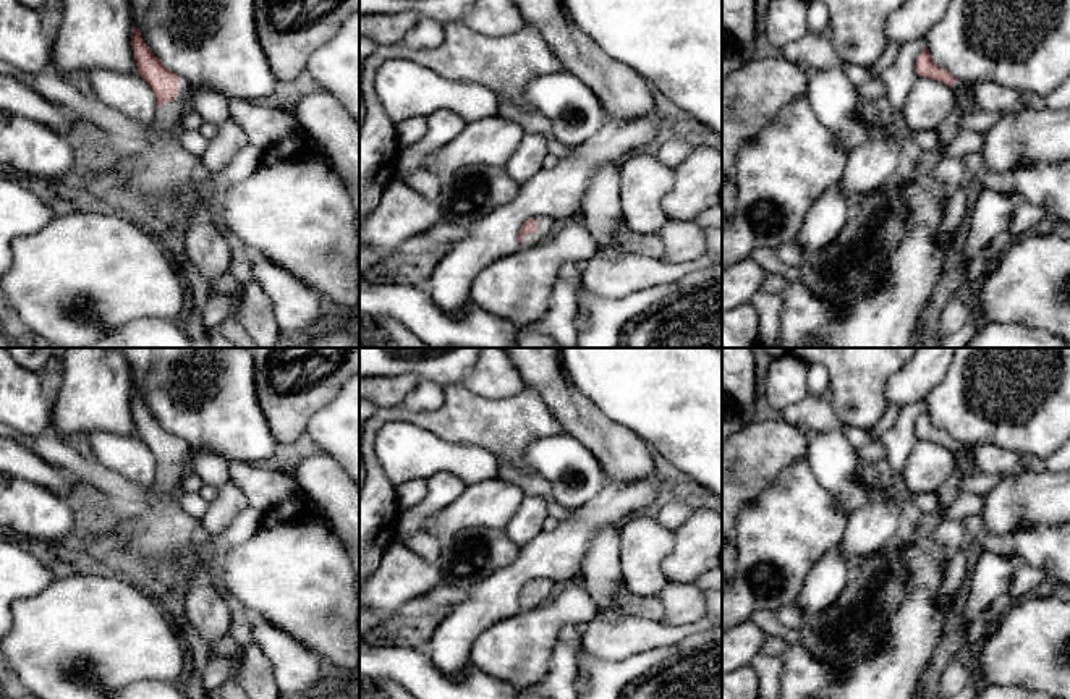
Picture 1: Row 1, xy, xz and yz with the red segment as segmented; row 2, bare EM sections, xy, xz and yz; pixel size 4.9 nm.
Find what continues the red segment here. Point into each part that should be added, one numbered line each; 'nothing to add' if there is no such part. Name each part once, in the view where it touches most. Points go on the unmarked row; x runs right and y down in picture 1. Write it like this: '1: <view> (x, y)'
1: xy (162, 531)

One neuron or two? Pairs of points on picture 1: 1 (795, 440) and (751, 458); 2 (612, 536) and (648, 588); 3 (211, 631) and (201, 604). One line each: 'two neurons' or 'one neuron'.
1: one neuron
2: two neurons
3: one neuron

